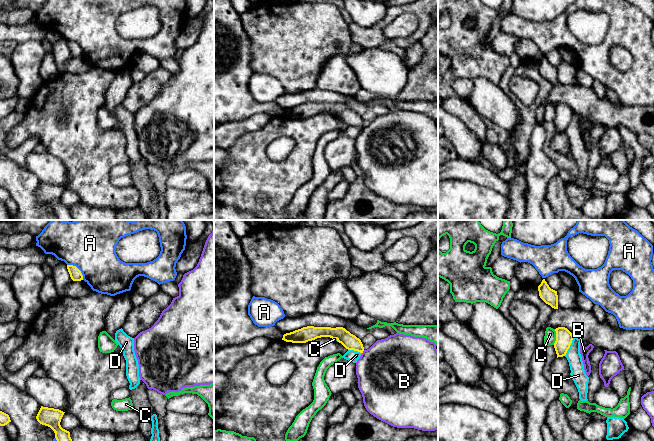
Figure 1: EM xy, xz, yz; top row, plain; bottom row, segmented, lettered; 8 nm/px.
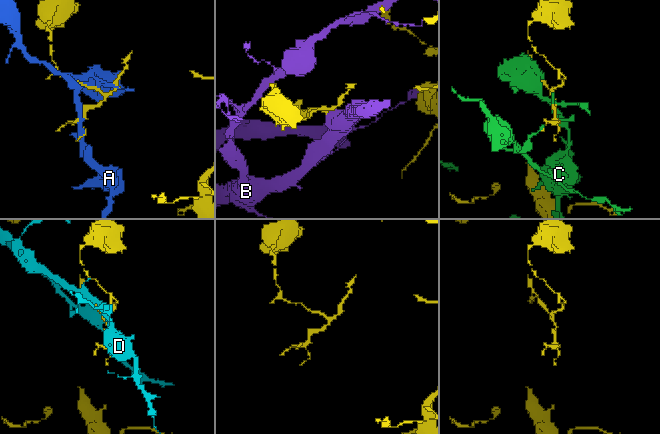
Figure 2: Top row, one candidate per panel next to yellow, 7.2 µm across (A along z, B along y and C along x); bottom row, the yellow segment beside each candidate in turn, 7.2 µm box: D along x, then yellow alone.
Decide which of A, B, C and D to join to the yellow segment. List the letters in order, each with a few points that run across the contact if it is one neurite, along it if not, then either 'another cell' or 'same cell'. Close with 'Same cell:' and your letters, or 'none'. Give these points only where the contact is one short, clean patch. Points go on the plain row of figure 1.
A: another cell
B: xz (364, 126), (362, 129) | another cell
C: another cell
D: yz (573, 112), (570, 123), (564, 131) | another cell
Same cell: none

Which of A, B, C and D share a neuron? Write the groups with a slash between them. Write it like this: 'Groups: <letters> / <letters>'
Groups: A / B / C / D

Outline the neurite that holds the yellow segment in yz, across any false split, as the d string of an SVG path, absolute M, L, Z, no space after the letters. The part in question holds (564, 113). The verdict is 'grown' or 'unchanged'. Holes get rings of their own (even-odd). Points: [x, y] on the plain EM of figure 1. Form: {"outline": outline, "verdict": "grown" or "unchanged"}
{"outline": "M558 103L556 107L556 117L554 119L554 124L558 133L563 133L566 131L568 125L573 116L572 109L565 103Z", "verdict": "unchanged"}

